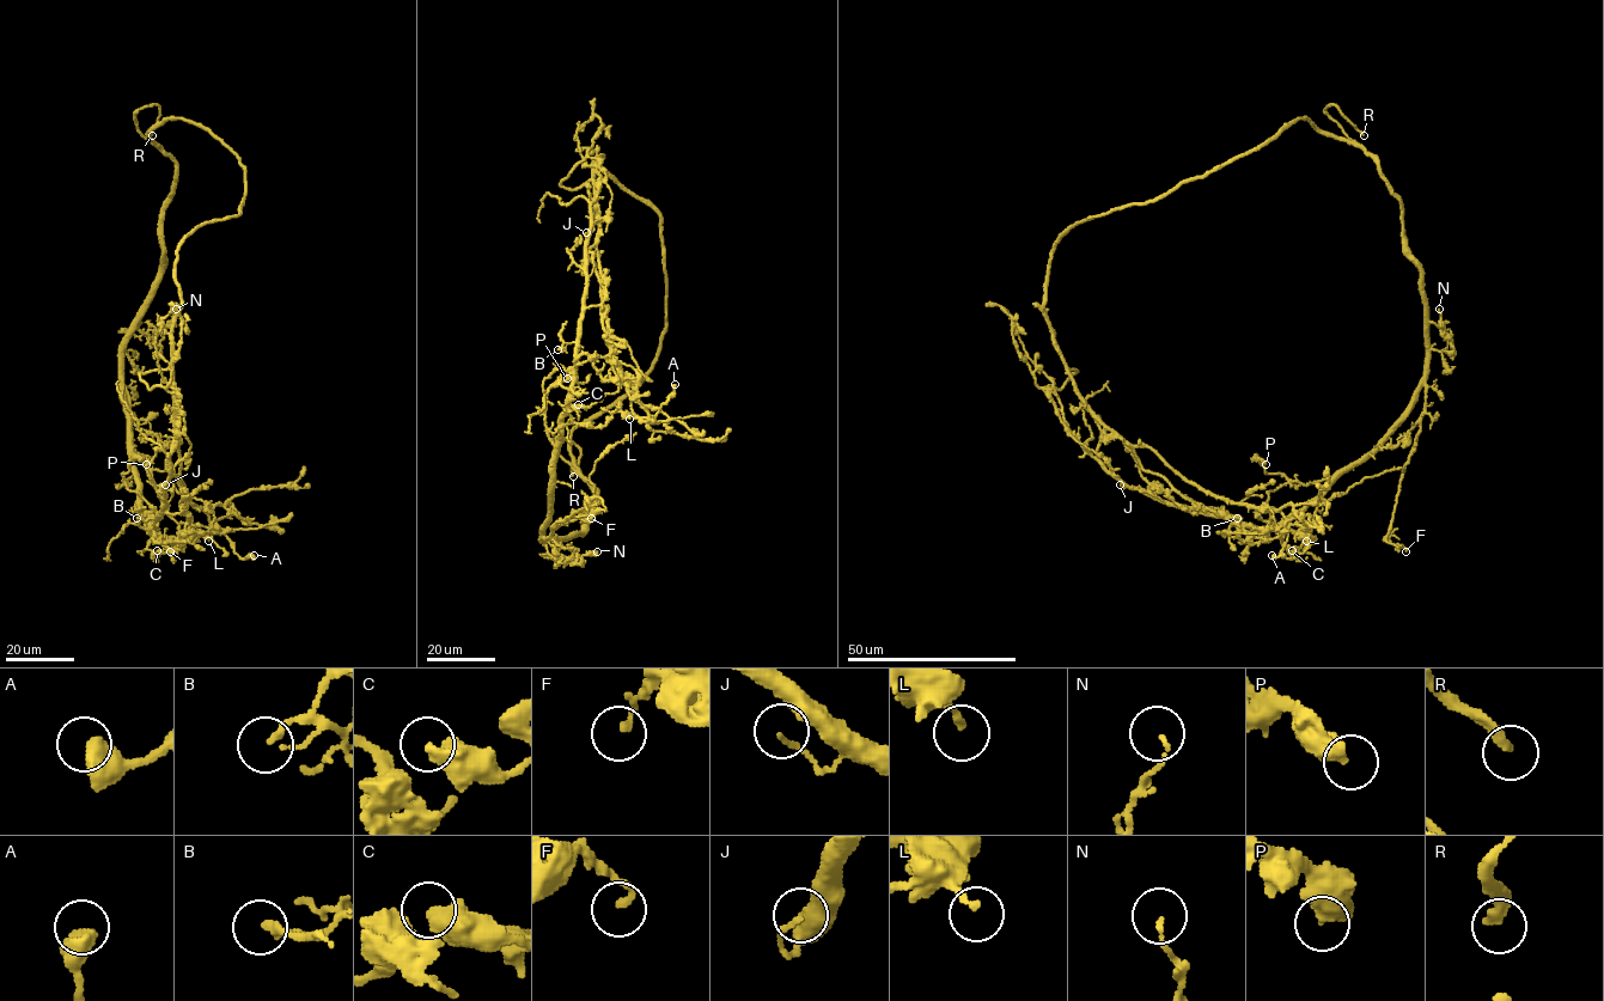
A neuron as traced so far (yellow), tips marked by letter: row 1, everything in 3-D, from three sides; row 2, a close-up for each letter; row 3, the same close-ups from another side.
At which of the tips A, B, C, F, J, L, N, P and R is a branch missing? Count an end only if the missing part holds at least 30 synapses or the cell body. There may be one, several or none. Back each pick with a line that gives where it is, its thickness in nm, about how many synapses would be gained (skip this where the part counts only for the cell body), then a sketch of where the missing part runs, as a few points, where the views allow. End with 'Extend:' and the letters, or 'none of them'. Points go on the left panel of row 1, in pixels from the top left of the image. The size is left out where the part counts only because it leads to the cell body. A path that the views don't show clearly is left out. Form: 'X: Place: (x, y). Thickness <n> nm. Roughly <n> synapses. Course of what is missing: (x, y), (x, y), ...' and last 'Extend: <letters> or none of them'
R: Place: (152, 135). Thickness 320 nm. Course of what is missing: (152, 135), (140, 144), (144, 148), (151, 151), (157, 145), (159, 124)
Extend: R

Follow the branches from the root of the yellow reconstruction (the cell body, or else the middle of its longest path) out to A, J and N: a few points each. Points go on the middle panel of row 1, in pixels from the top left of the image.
A: (573, 380), (580, 355), (603, 356), (617, 378), (635, 384), (632, 410), (645, 421), (654, 419), (675, 384)
J: (573, 380), (585, 292), (586, 232)
N: (573, 380), (543, 539), (557, 539), (557, 553), (565, 557), (597, 551)

